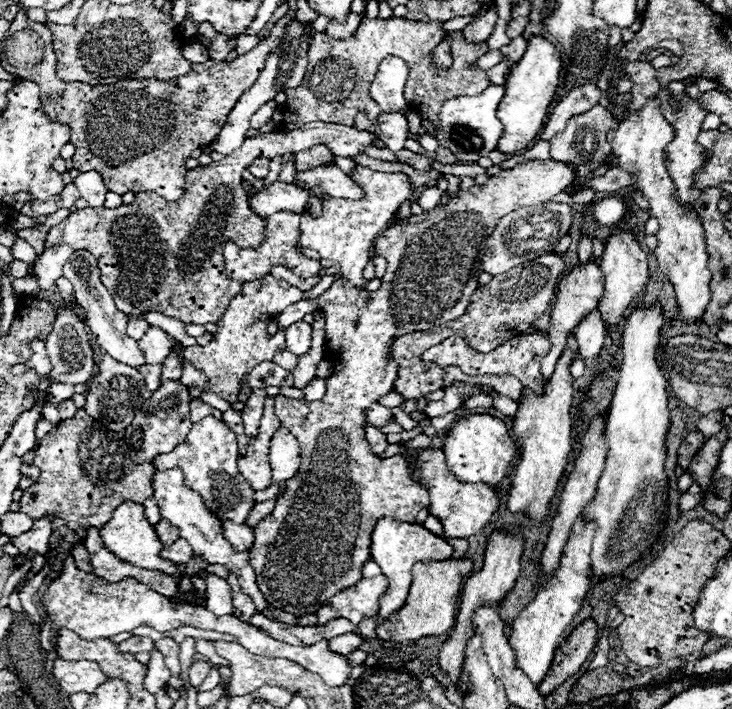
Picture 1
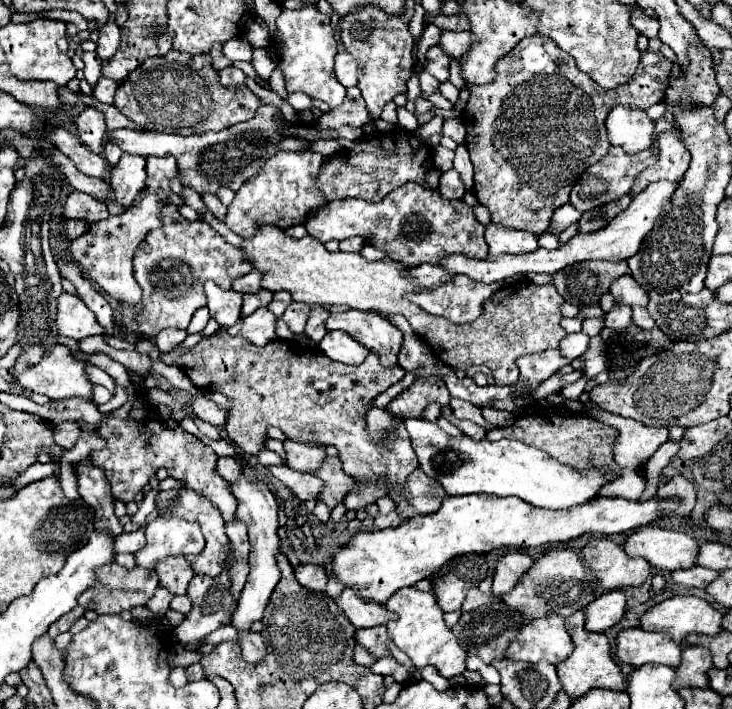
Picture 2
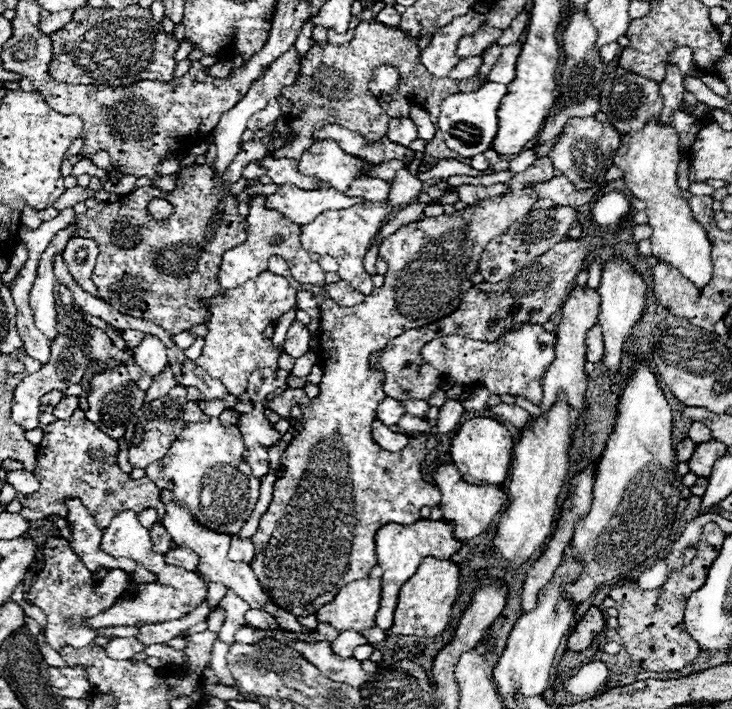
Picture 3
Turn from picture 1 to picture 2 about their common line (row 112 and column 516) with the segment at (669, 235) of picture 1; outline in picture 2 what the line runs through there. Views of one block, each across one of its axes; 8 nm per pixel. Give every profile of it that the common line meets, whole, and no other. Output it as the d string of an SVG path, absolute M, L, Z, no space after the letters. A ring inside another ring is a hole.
M548 614L544 618L536 618L524 624L516 634L516 640L504 652L510 660L522 662L540 662L546 660L550 664L558 664L574 650L570 634L566 632L564 618L558 614Z

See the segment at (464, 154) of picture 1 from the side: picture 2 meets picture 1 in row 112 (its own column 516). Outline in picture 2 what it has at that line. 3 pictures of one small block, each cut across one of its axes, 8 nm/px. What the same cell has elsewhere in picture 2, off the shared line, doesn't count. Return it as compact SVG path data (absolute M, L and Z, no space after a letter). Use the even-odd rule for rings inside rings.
M414 418L406 420L406 430L410 432L412 450L418 456L420 468L426 476L438 480L450 496L480 492L494 496L518 496L524 502L538 508L564 510L596 498L602 486L606 486L614 476L612 472L604 472L600 468L590 468L584 472L574 470L570 466L560 464L546 452L528 446L520 440L502 438L498 442L476 442L468 436L452 438L436 422Z

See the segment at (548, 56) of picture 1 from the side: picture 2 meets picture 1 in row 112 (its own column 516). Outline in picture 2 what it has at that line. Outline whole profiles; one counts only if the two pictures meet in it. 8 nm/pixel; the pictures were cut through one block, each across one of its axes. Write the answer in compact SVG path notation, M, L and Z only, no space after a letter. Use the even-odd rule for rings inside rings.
M484 494L448 496L440 512L432 516L414 516L400 528L358 532L348 544L332 556L332 576L342 588L356 588L358 596L368 602L386 604L388 598L404 588L414 586L422 578L430 578L454 556L470 552L490 552L494 548L528 548L546 542L568 542L584 534L618 534L638 526L646 526L658 516L672 514L676 500L630 502L624 498L594 498L568 510L544 510L530 506L520 498L496 498Z

